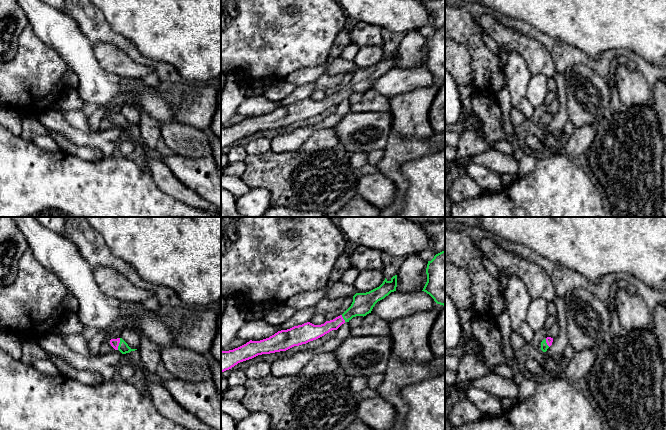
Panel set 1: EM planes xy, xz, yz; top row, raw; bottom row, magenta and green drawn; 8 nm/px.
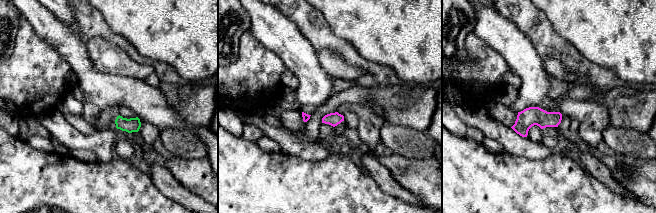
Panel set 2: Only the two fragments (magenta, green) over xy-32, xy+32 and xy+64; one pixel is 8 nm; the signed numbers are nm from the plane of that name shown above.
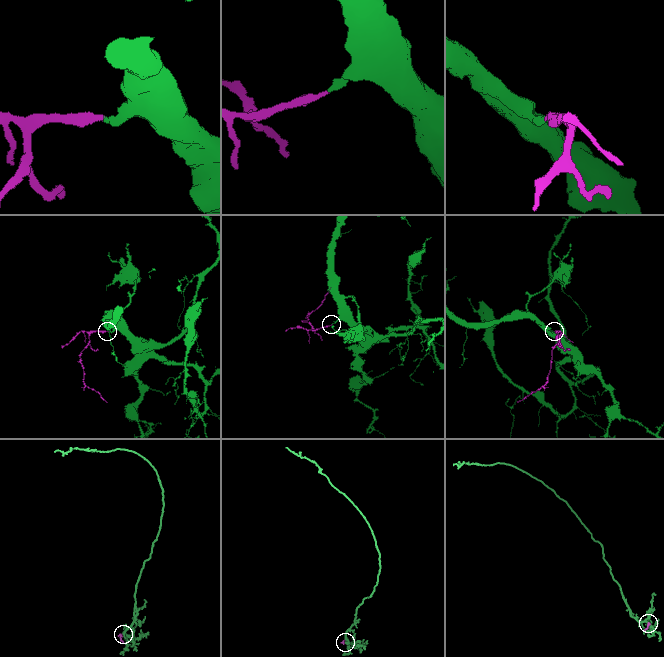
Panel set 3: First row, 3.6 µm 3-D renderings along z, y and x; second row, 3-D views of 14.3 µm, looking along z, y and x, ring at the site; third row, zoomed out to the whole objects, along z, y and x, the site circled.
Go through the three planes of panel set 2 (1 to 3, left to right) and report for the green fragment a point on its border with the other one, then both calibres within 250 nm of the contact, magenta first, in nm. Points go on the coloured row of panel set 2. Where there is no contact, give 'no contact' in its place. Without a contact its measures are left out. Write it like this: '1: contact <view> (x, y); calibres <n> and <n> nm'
1: no contact
2: no contact
3: no contact

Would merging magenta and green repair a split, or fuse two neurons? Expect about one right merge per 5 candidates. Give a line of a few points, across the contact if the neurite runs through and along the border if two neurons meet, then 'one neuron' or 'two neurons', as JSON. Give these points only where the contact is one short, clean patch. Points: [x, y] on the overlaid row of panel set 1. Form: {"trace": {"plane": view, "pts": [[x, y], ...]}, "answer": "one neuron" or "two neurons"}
{"trace": {"plane": "xy", "pts": [[114, 343], [118, 344], [123, 347]]}, "answer": "one neuron"}

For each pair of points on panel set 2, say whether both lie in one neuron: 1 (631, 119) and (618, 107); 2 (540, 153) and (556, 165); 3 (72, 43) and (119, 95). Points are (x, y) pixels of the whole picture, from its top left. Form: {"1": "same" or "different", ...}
{"1": "same", "2": "different", "3": "same"}

